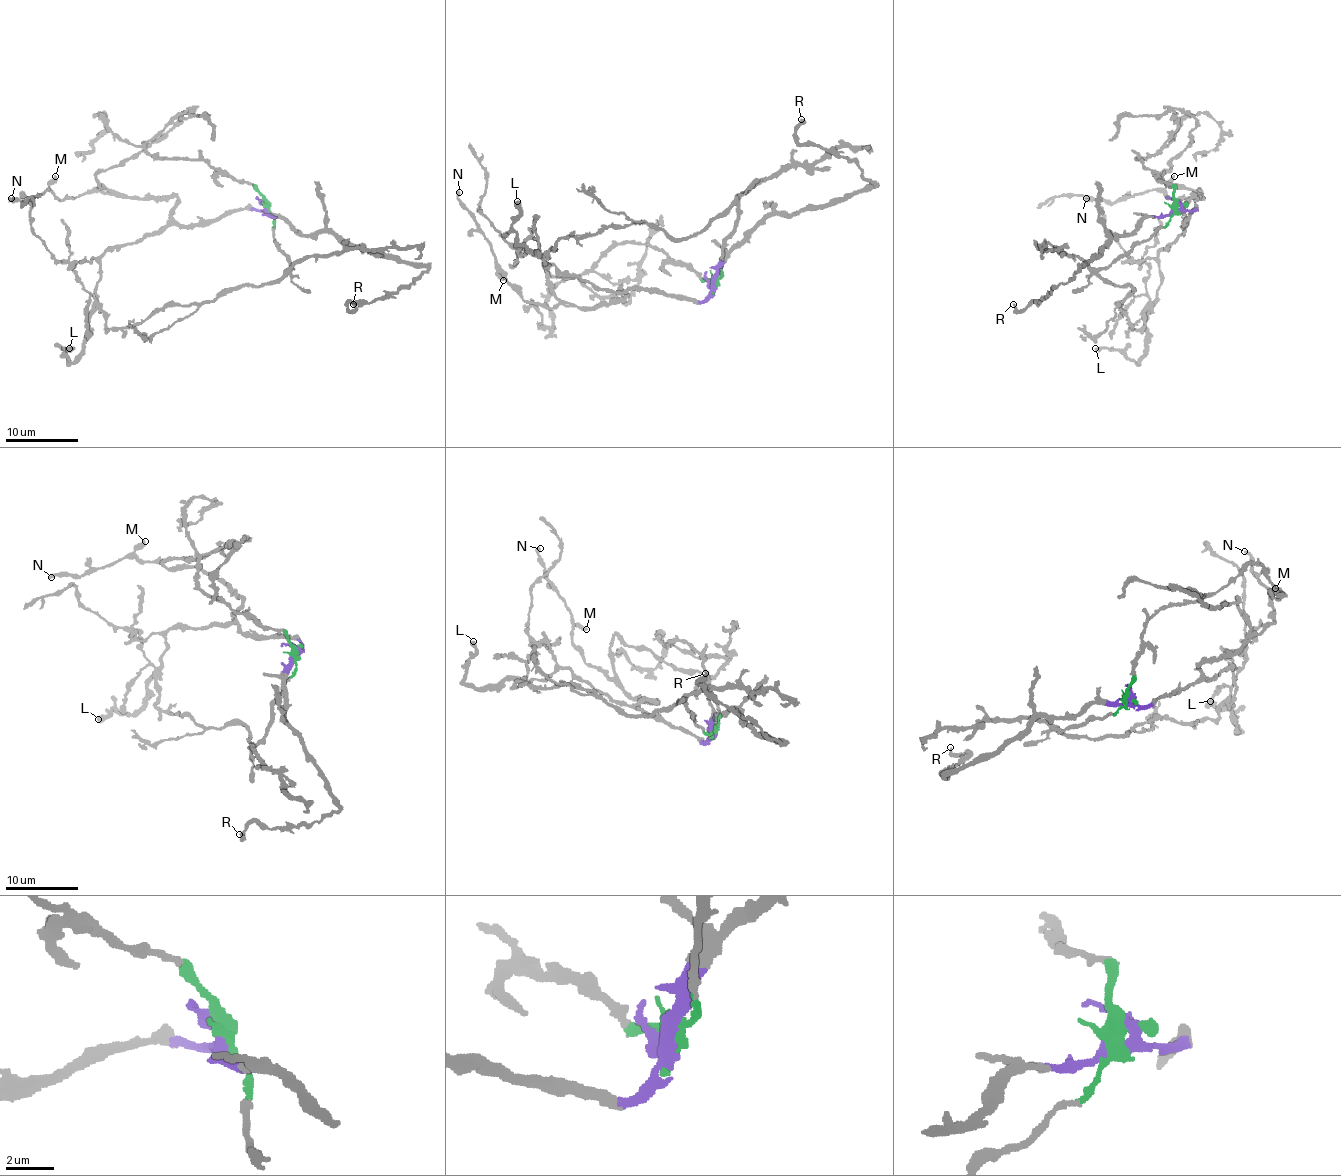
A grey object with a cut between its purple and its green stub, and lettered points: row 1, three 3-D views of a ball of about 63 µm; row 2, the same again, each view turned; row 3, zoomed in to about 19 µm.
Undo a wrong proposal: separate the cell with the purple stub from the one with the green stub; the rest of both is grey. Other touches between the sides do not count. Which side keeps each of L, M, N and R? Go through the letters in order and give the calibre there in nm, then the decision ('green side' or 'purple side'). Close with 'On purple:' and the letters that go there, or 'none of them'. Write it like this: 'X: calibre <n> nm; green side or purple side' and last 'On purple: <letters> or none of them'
L: calibre 550 nm; purple side
M: calibre 420 nm; purple side
N: calibre 360 nm; purple side
R: calibre 240 nm; purple side
On purple: L, M, N, R

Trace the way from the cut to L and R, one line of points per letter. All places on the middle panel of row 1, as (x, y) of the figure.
L: (713, 282), (702, 301), (637, 288), (597, 290), (544, 264), (518, 242), (516, 200)
R: (713, 282), (719, 264), (766, 218), (816, 209), (874, 186), (854, 162), (803, 145), (796, 131), (801, 118)

